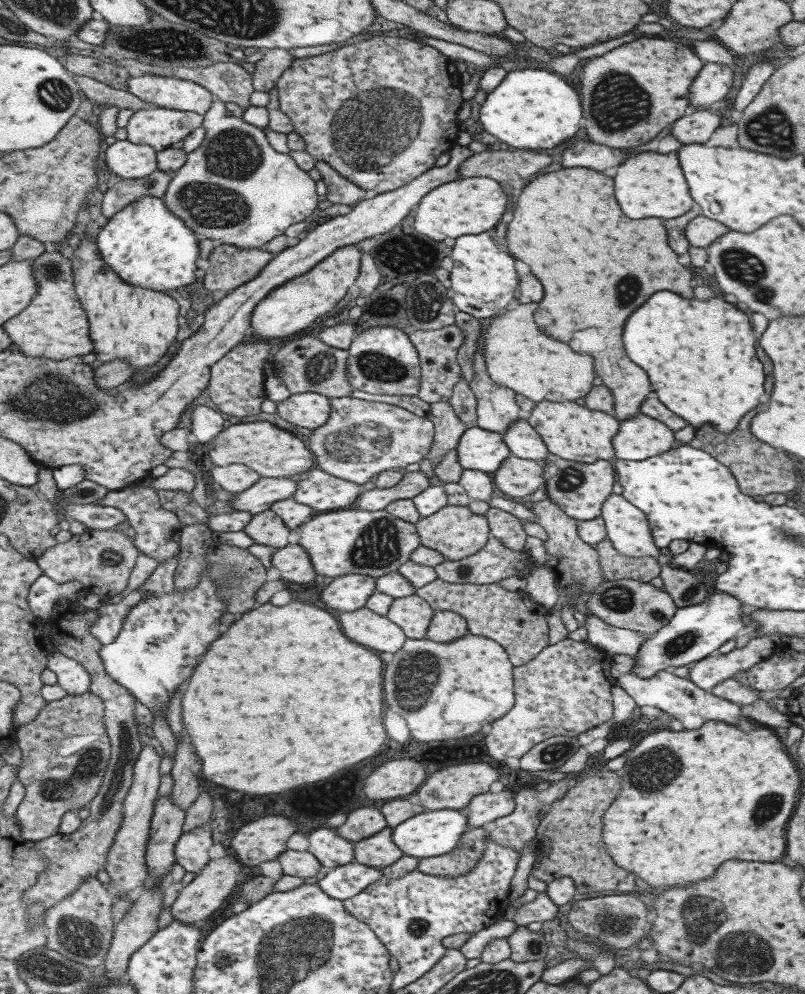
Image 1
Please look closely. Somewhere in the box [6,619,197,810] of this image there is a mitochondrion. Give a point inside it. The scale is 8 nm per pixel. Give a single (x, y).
(51, 789)

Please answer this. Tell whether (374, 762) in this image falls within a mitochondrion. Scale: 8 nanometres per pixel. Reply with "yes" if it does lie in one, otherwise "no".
no

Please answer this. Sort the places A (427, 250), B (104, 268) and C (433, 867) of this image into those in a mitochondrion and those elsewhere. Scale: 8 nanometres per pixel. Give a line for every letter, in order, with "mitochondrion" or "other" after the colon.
A: other
B: other
C: other

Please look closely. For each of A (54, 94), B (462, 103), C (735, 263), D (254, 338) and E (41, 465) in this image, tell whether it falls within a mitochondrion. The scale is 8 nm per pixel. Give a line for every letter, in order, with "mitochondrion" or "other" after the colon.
A: mitochondrion
B: other
C: mitochondrion
D: other
E: other

